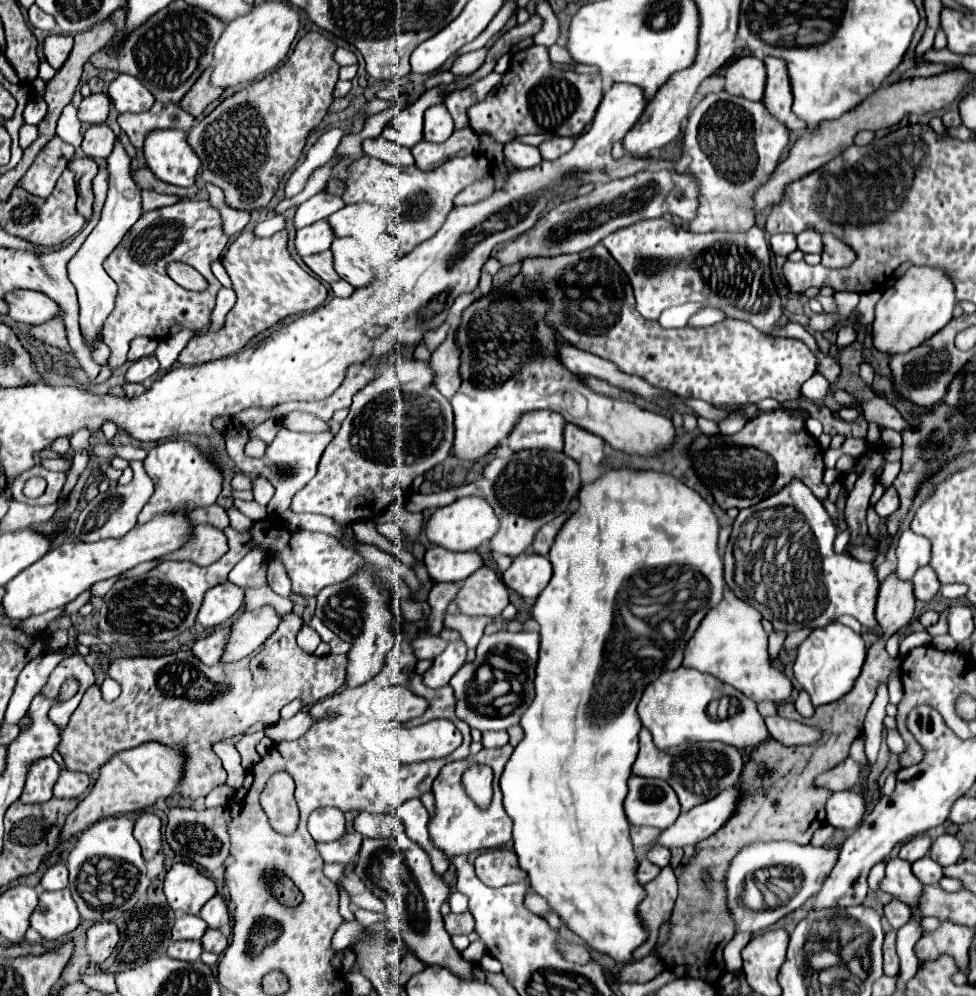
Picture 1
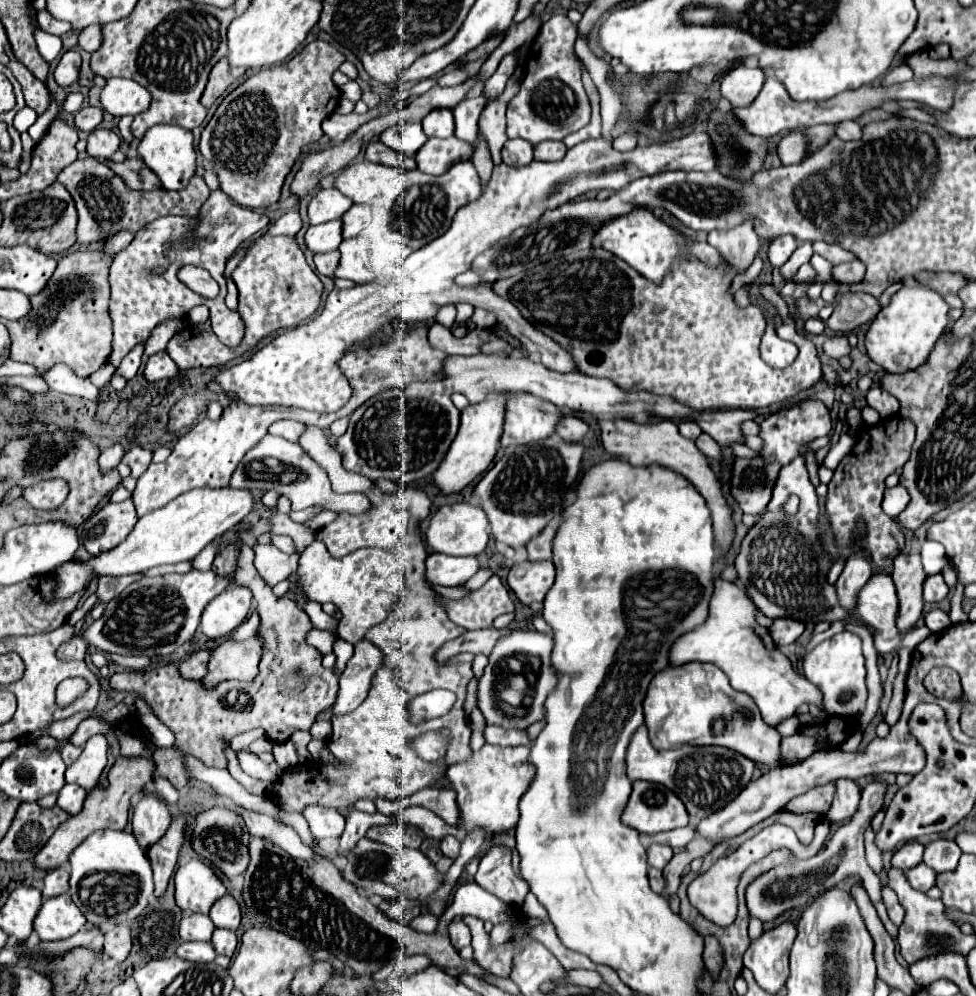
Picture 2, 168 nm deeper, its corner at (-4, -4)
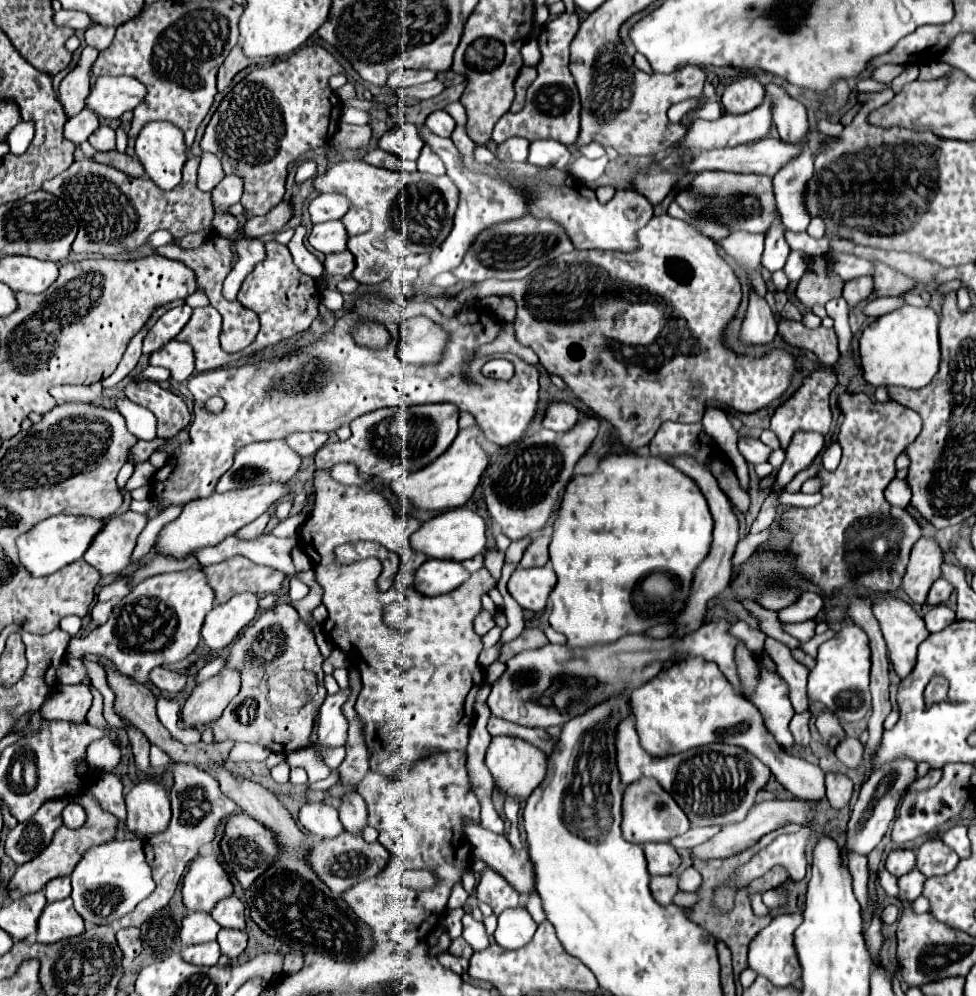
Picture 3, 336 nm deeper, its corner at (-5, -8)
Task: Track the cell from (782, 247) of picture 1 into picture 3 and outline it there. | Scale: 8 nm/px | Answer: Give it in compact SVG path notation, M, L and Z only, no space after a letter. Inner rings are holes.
M774 220L774 224L770 224L770 228L766 232L766 246L764 246L764 254L762 254L762 266L768 272L782 270L784 264L786 264L788 254L790 254L790 246L784 240L782 222Z

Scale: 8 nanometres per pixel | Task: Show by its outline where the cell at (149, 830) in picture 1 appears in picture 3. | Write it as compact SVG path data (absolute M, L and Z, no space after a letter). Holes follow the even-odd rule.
M154 780L138 782L126 794L126 826L144 838L162 832L170 822L170 800L166 788Z

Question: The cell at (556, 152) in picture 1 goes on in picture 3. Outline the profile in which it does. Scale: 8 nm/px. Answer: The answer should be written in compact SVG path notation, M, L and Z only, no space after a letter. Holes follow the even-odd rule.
M534 140L530 144L530 154L528 154L528 162L536 164L536 166L550 166L550 168L558 168L558 170L566 170L568 162L570 162L570 152L564 144L554 142L554 140Z

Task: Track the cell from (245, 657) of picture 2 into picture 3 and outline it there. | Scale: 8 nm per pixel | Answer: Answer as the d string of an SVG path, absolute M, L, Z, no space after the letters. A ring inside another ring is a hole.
M224 668L214 678L202 682L198 688L194 688L190 698L182 706L184 728L194 730L196 726L202 726L202 742L212 742L212 730L208 724L222 716L222 710L238 694L238 690L240 674L230 668Z

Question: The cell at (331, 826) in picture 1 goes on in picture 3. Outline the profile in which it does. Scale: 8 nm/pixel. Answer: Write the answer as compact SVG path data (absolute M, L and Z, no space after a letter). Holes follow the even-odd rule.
M306 802L298 812L298 820L308 832L318 836L318 840L336 838L344 832L336 808L324 802Z

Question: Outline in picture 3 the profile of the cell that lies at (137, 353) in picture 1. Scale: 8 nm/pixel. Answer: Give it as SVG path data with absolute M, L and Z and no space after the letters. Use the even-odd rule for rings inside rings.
M188 304L168 310L144 338L144 348L142 348L144 354L152 354L154 350L162 348L168 340L176 338L176 334L186 326L190 316L192 316L192 308Z

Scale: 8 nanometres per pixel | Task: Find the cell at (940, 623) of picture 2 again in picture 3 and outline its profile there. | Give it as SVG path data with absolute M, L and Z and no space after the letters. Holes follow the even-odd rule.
M940 604L940 606L934 606L926 616L926 628L930 632L940 632L944 630L948 624L952 624L956 618L954 618L954 610L950 610L946 604Z

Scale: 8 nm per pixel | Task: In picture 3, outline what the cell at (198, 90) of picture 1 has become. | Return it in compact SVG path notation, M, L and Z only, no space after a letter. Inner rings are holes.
M236 44L236 46L232 48L232 52L228 54L228 58L224 60L224 64L220 66L220 70L218 70L218 90L222 92L222 90L230 84L230 80L232 80L242 68L246 68L246 66L250 66L250 64L254 64L254 60L250 60L248 56L244 56L242 46Z

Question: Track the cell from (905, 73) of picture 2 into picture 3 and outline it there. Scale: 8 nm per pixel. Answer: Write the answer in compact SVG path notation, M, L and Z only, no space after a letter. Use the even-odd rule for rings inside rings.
M862 78L862 80L858 80L858 84L856 84L856 88L858 88L858 92L878 92L878 90L882 90L882 88L886 88L888 84L880 84L880 82L876 82L876 80L872 80L872 78Z

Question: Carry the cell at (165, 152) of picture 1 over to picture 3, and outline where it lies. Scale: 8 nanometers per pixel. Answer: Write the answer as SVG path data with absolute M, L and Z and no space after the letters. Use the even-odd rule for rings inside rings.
M150 122L136 138L136 154L144 166L146 176L162 190L172 190L182 180L182 166L186 162L184 134L178 126L170 122Z

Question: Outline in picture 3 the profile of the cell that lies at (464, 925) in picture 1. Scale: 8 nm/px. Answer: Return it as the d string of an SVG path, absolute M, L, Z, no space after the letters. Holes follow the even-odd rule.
M456 938L456 940L452 940L452 944L450 944L450 954L462 956L462 958L470 958L470 956L474 954L474 950L466 944L464 938Z

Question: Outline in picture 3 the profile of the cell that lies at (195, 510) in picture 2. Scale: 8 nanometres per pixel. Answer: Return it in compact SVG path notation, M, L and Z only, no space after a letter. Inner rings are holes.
M270 482L270 484L256 484L250 488L240 488L224 494L212 494L208 498L198 498L192 500L184 506L182 514L170 522L160 534L158 534L158 550L162 554L170 554L174 558L184 558L190 552L196 552L204 546L214 546L222 542L226 536L236 534L242 526L250 524L258 516L262 516L270 506L278 504L286 496L292 494L292 484L290 482Z

